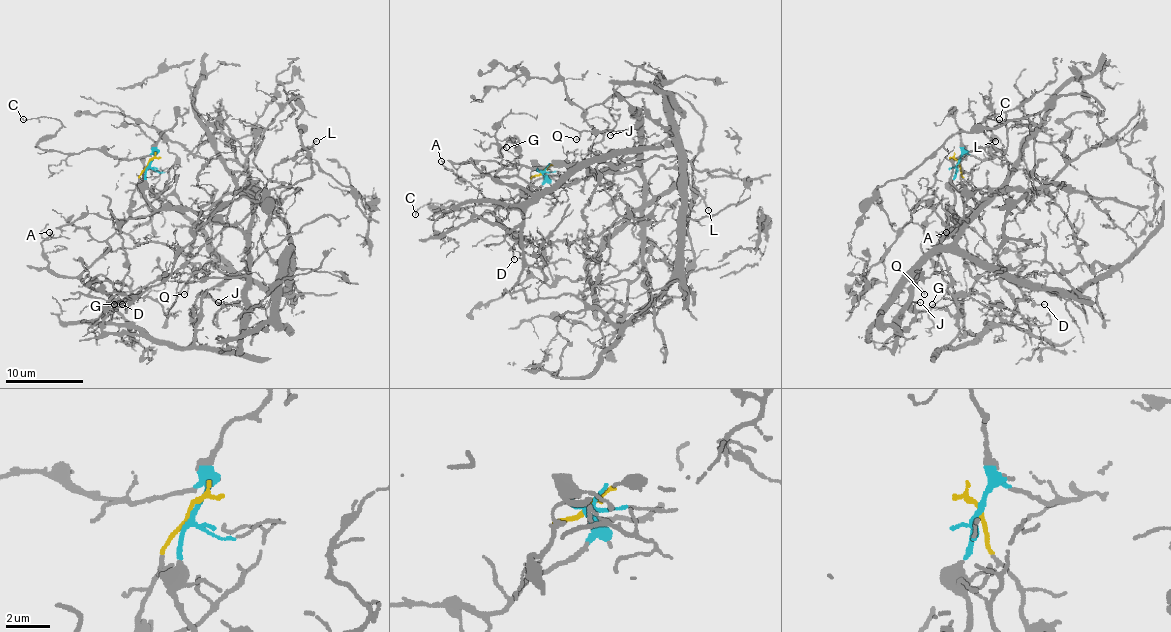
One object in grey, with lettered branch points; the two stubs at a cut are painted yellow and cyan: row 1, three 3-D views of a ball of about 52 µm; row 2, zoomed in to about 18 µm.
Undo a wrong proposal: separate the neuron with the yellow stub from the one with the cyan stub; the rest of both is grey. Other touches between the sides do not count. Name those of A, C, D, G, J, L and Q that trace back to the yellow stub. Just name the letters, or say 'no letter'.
D, G, L

